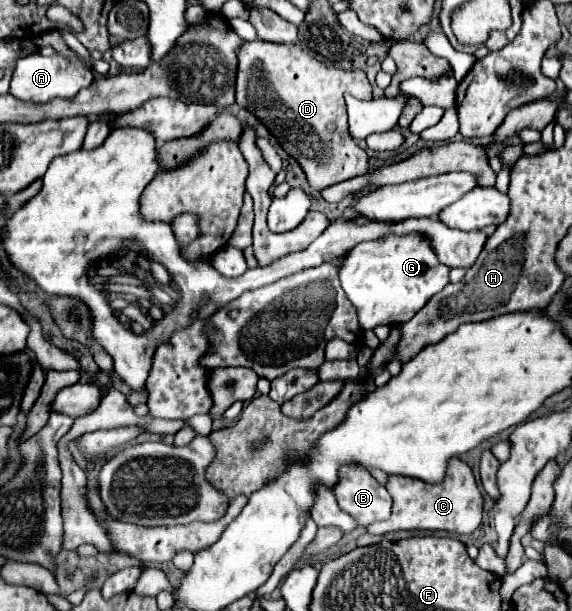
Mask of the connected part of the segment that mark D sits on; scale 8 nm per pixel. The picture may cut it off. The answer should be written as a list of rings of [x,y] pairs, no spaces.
[[[260,39],[248,41],[238,51],[238,79],[236,79],[236,103],[244,109],[250,109],[260,123],[276,137],[280,147],[294,157],[306,179],[314,191],[322,191],[334,183],[358,177],[368,173],[368,155],[360,149],[350,131],[348,131],[348,117],[346,117],[346,95],[358,99],[372,99],[372,85],[366,79],[366,73],[360,69],[344,71],[344,69],[330,69],[318,59],[310,57],[298,45],[274,45]]]

